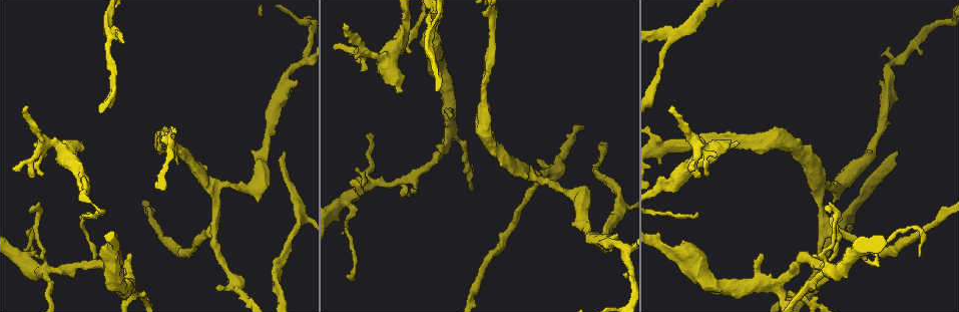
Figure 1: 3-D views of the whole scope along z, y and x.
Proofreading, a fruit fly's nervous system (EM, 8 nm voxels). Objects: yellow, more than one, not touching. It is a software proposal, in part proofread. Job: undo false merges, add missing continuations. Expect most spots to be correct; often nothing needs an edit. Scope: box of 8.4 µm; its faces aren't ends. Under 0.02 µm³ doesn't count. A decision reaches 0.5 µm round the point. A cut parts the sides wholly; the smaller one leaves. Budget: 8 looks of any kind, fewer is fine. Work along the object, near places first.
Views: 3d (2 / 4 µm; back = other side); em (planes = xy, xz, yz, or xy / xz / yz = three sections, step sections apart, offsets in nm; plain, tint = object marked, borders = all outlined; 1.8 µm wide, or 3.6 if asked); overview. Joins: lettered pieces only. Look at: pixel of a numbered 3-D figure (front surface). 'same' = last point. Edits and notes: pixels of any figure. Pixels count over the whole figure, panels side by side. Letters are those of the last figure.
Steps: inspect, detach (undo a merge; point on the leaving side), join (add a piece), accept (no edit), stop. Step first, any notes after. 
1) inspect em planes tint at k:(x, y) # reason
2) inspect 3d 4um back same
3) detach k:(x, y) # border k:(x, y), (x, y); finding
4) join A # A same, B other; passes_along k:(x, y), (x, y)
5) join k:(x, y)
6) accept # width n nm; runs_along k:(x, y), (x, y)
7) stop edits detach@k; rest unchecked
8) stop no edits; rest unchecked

inspect em planes borders at 1:(400, 91) # branch stops here

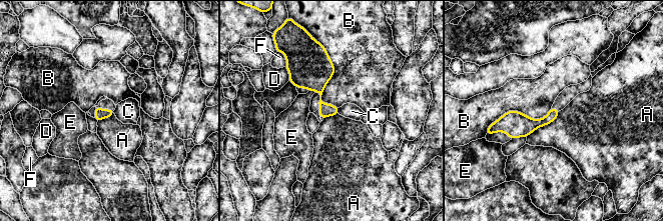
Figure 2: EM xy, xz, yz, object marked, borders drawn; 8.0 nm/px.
accept # A other, B other, C other, D other, E other, F other; border 2:(560, 111), (551, 122), (526, 136); no lettered piece goes on from it

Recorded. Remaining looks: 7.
inspect 3d 4um at 1:(348, 26) # branch stops here

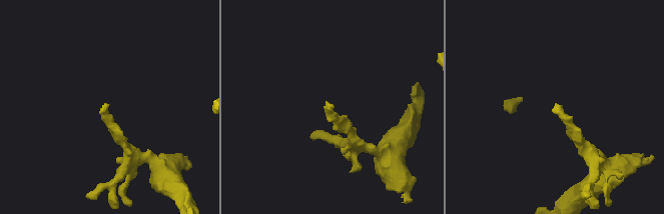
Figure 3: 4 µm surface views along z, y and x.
inspect em xz step 16 borders at 3:(333, 107) # now the EM

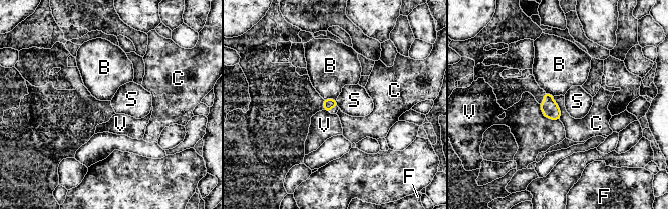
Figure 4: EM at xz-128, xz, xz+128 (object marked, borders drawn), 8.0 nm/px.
accept # B other, C other, F other, S other, V other; border 4:(553, 96), (560, 110), (560, 119); no lettered piece goes on from it

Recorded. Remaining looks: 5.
inspect em 3.6um xz step 8 borders at 1:(898, 152) # free end

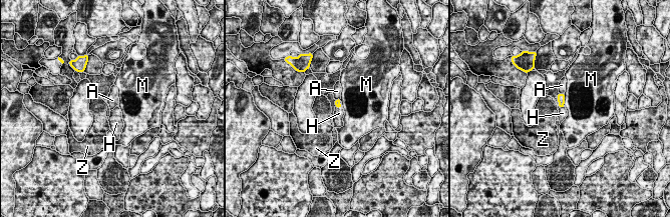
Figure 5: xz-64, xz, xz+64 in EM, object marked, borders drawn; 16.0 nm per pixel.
inspect em 3.6um planes borders same

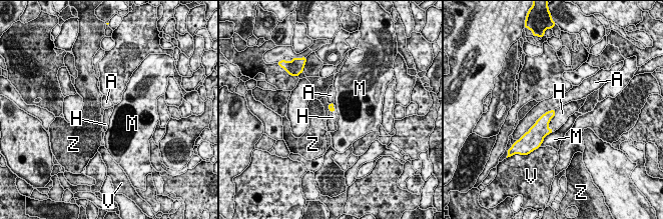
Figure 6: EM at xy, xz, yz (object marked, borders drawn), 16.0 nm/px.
join H # A other, H same, M other, V other, Z other; passes_along 6:(540, 129), (550, 120), (562, 113); the neuron continues

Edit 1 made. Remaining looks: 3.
stop edits join@6; rest unchecked

